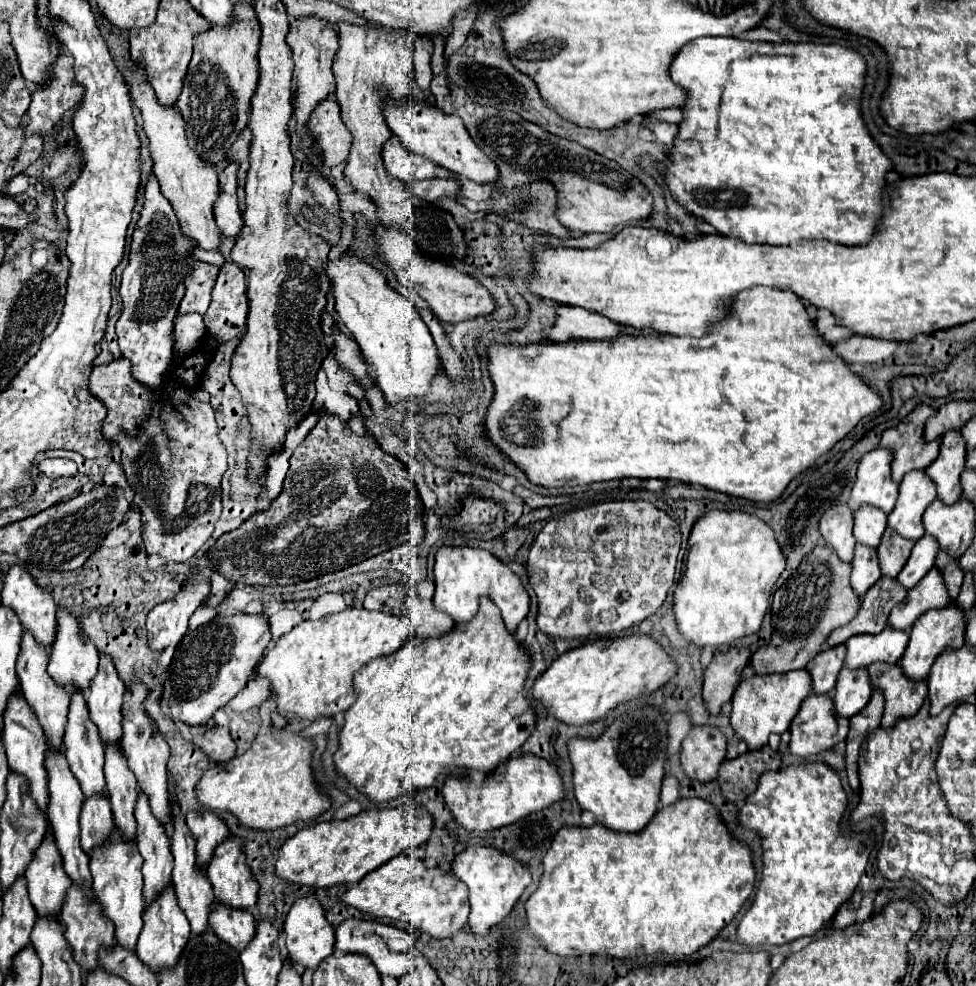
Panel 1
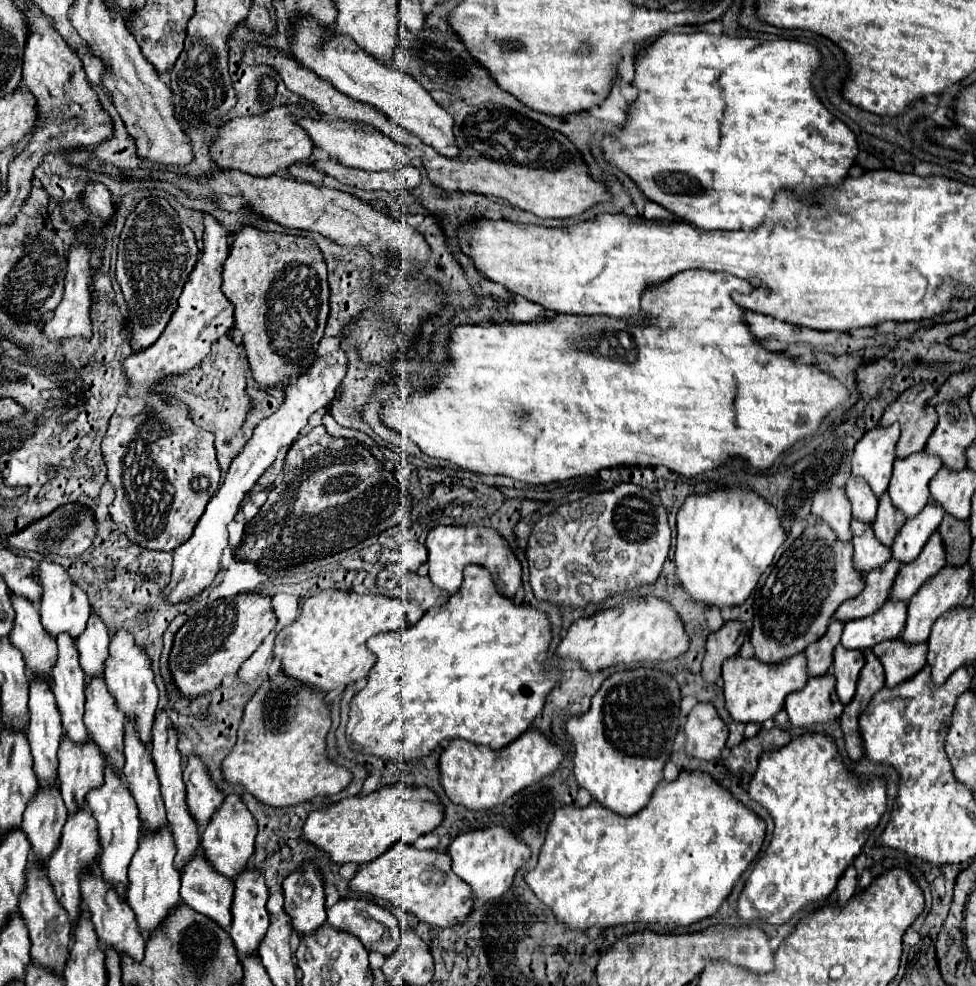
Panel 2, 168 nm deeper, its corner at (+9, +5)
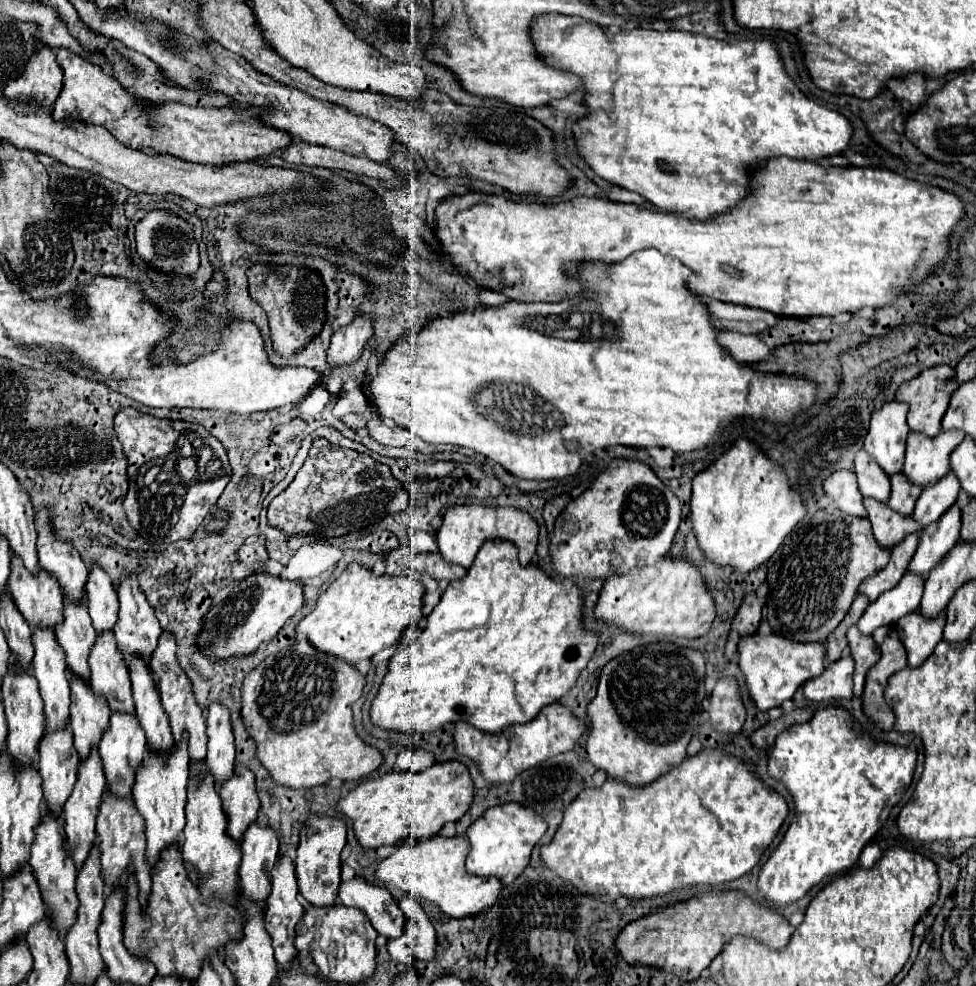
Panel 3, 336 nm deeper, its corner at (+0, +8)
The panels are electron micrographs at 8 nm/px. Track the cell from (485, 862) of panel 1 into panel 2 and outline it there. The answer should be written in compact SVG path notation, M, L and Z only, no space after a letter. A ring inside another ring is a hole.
M484 827L462 833L452 841L448 853L452 857L452 871L472 887L476 899L484 901L502 897L504 891L512 887L516 871L524 867L526 861L530 859L528 845L520 843L516 835L508 831L508 827Z

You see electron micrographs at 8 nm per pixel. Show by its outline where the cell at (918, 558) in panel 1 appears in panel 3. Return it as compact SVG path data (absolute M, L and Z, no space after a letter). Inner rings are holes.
M949 472L945 480L937 484L937 488L925 488L925 492L921 492L911 518L917 524L921 524L921 528L937 522L955 504L957 494L959 494L957 478Z

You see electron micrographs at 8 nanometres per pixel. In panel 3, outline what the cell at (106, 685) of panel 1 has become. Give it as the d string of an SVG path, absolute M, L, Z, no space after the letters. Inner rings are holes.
M93 566L89 572L87 606L97 634L113 630L119 612L119 600L117 600L115 586L99 566Z

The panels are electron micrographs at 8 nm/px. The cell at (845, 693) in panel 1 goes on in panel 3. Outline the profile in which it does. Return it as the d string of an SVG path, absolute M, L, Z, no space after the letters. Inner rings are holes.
M857 626L849 628L847 640L849 640L849 648L851 648L851 658L855 660L853 682L855 682L855 674L857 674L857 696L861 696L863 684L865 684L865 674L879 660L881 654L879 654L879 648L873 642L873 638L861 636L861 632L857 632Z

